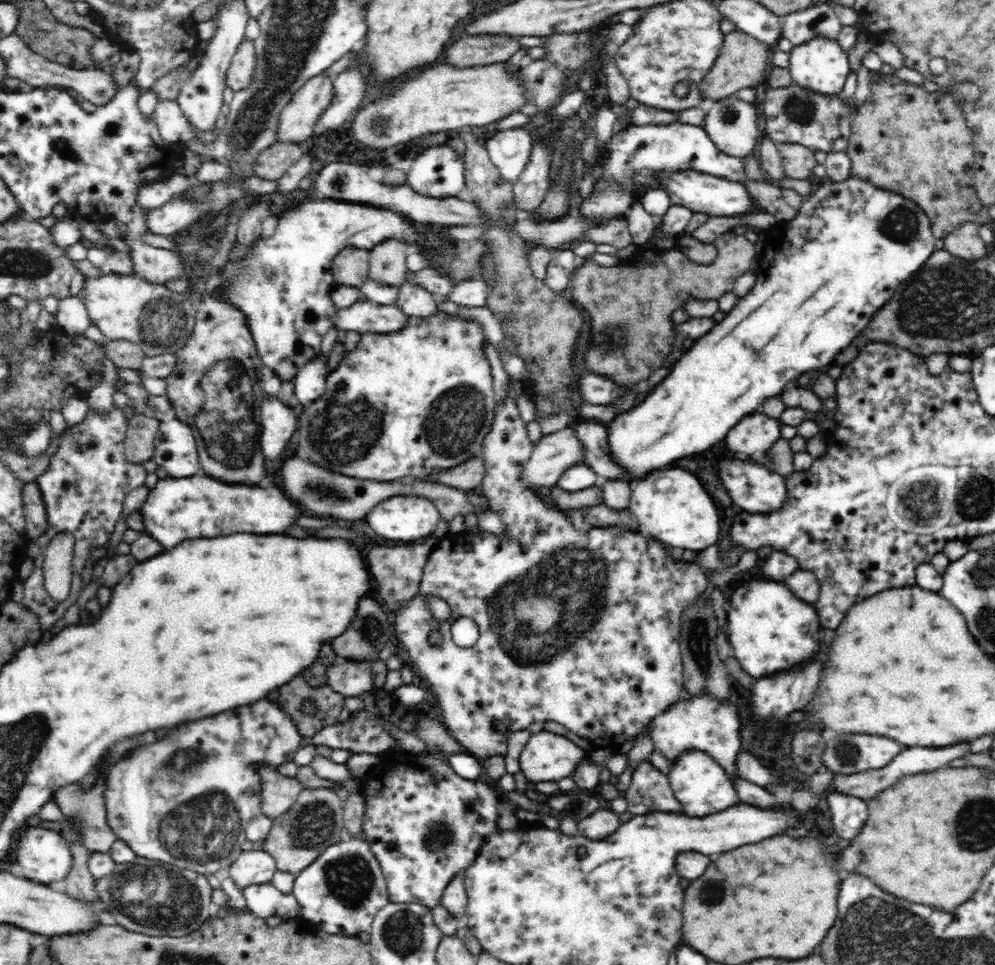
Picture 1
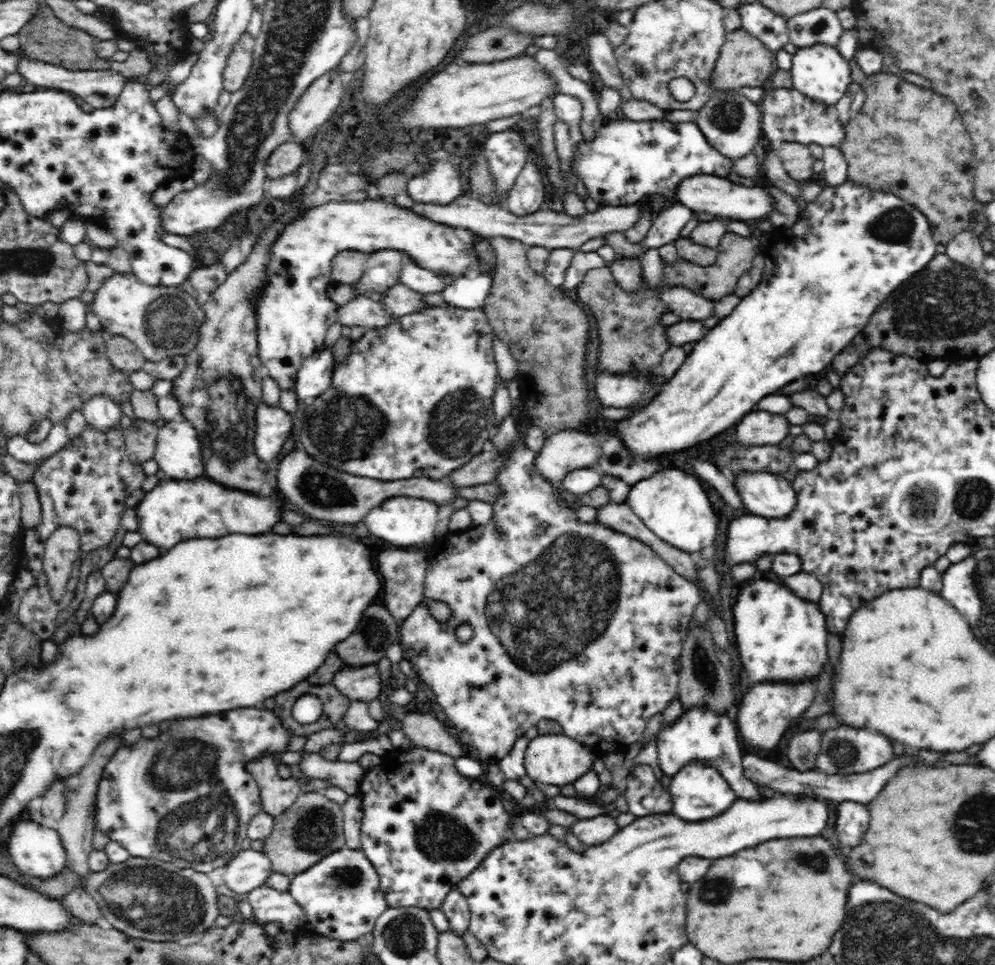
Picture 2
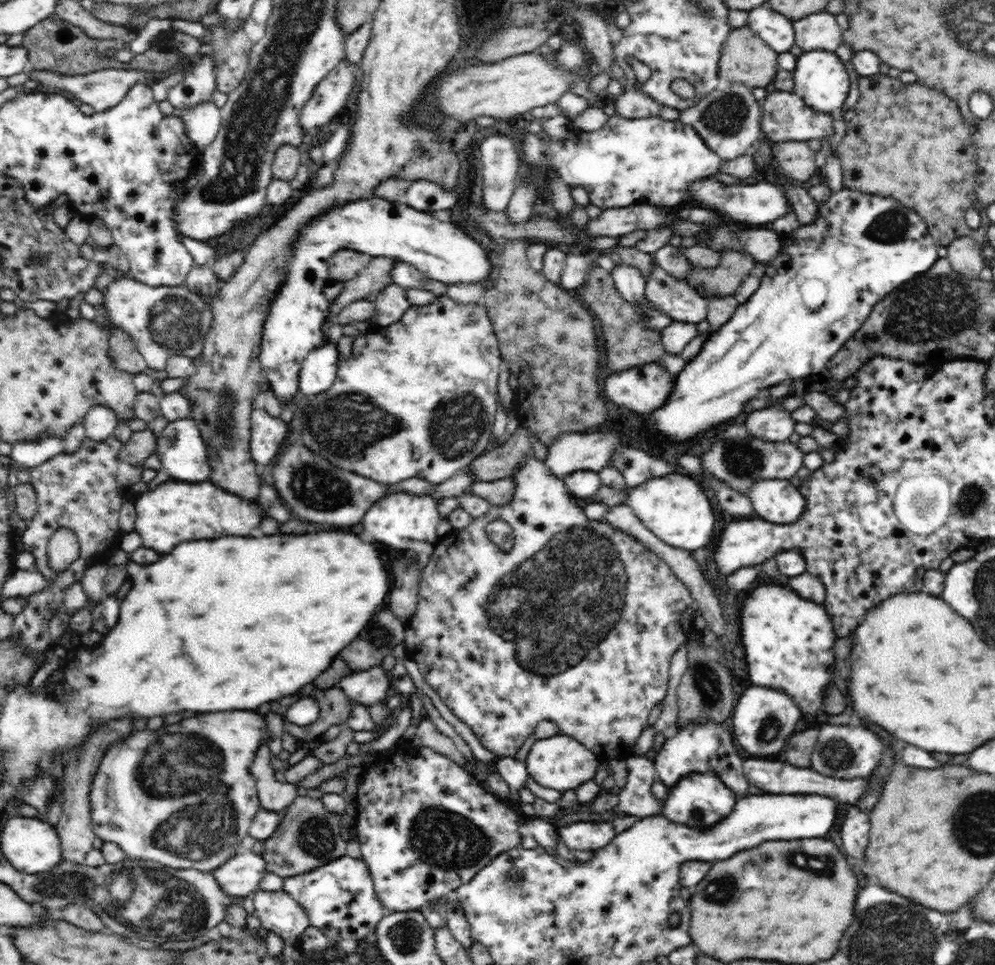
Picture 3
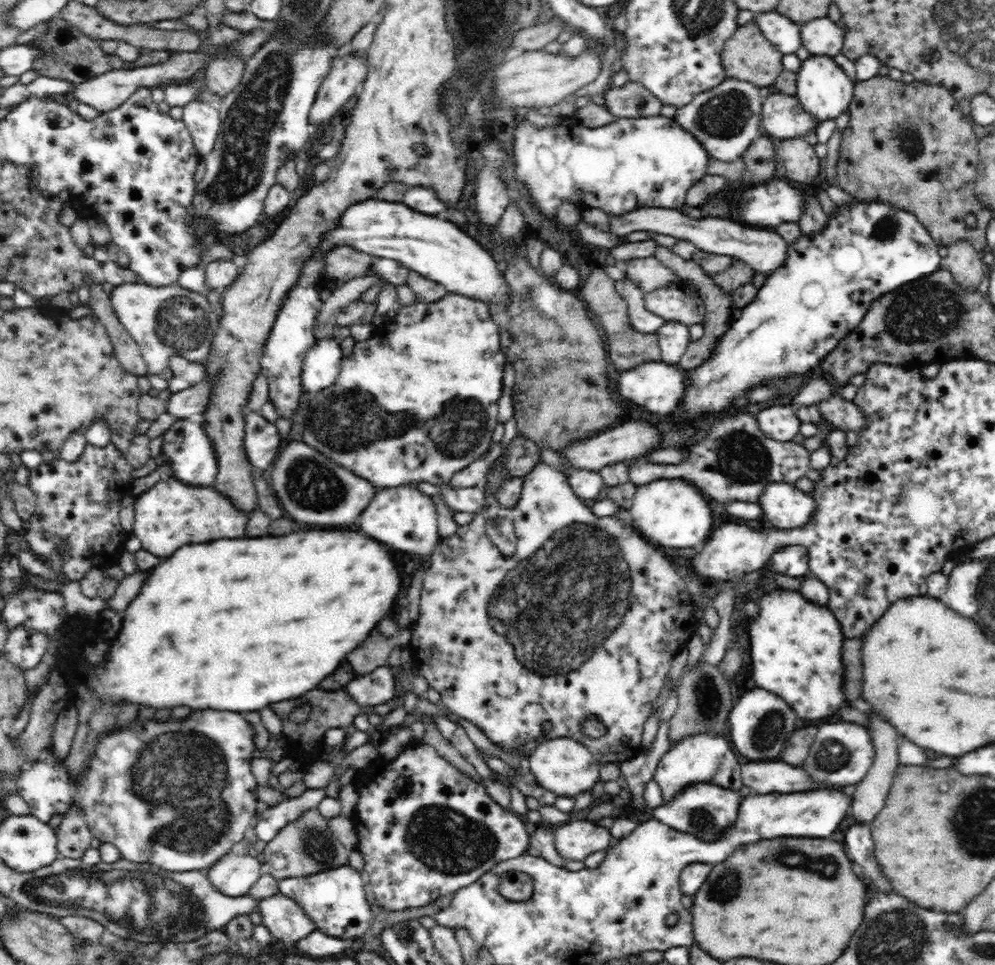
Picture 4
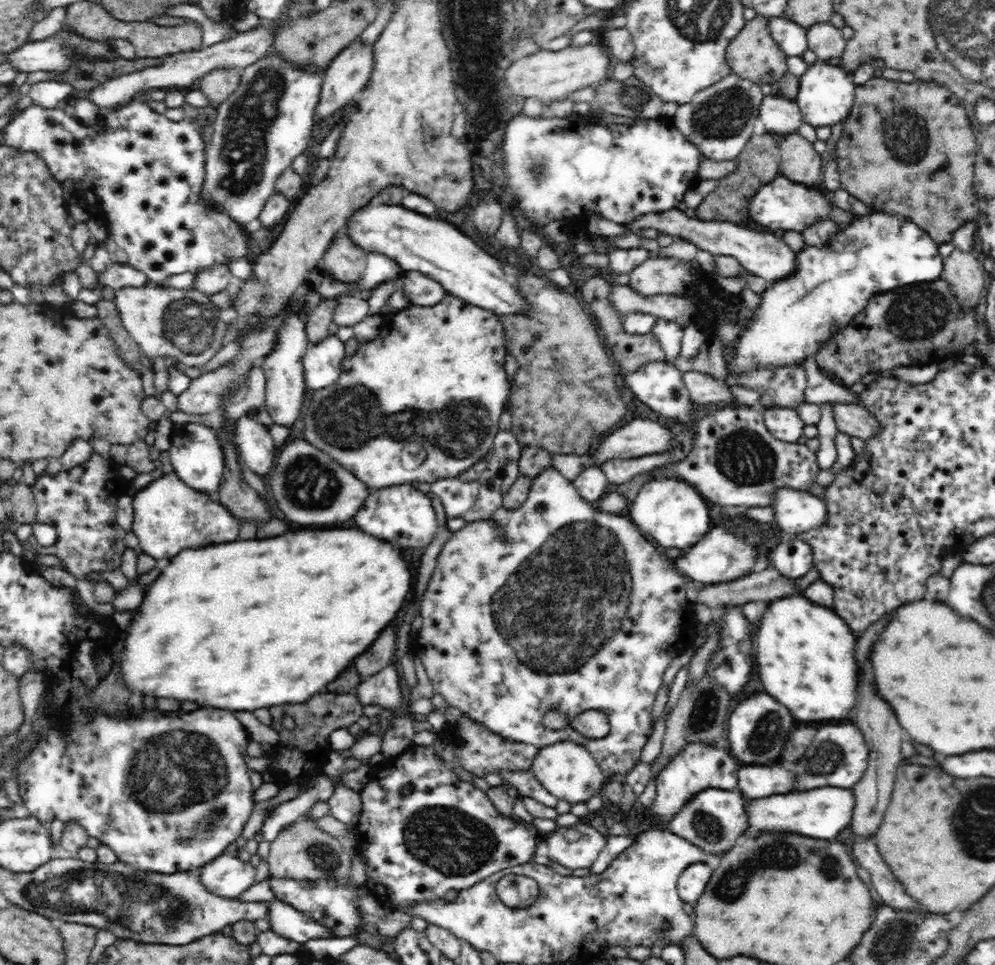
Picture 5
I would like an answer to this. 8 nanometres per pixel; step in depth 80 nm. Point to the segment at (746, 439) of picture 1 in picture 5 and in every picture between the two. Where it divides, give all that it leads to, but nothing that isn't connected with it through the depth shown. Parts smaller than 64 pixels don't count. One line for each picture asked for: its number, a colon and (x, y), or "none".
2: (760, 428)
3: (775, 424)
4: (779, 422)
5: (785, 424)

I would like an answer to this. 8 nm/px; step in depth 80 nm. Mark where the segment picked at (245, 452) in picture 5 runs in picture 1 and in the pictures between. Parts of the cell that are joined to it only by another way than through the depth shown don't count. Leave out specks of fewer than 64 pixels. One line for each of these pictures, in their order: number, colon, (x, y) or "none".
1: (277, 421)
2: (273, 425)
3: (267, 433)
4: (261, 439)

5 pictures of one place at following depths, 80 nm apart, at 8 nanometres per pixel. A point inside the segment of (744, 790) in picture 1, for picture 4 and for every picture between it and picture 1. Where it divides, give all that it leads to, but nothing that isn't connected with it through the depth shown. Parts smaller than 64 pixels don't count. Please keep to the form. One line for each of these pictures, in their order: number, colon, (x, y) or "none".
2: (700, 735)
3: (707, 747)
4: (700, 758)

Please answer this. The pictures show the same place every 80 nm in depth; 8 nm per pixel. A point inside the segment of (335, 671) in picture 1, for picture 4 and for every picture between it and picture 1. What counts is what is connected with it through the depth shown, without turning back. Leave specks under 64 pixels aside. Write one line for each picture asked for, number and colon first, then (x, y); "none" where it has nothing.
2: (363, 683)
3: (371, 686)
4: (377, 687)

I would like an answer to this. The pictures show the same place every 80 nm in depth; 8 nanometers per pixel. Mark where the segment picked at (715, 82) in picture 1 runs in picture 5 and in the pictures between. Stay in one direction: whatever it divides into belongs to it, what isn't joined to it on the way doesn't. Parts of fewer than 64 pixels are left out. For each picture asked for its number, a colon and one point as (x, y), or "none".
2: (744, 61)
3: (746, 59)
4: (748, 55)
5: (753, 54)

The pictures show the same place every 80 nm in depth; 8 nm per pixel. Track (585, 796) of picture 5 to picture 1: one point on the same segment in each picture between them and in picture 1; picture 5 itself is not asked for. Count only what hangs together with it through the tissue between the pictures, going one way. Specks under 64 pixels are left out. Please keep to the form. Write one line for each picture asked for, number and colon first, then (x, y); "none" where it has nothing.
1: (547, 757)
2: (558, 760)
3: (559, 762)
4: (564, 766)

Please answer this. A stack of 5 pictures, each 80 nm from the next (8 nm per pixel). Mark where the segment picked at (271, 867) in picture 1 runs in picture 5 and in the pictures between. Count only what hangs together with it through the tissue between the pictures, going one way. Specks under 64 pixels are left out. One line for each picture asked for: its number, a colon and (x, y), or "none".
2: (250, 868)
3: (240, 875)
4: (234, 875)
5: (227, 877)

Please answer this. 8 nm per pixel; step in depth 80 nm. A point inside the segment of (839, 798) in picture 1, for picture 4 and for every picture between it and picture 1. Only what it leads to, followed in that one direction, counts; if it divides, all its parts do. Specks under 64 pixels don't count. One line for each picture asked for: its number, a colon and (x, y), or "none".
2: (853, 818)
3: (855, 834)
4: (858, 840)

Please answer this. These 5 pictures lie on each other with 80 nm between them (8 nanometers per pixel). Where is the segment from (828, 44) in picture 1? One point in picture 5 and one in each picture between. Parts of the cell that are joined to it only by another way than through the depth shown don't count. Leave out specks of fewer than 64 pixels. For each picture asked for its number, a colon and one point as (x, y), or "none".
2: (819, 72)
3: (821, 80)
4: (824, 90)
5: (826, 94)

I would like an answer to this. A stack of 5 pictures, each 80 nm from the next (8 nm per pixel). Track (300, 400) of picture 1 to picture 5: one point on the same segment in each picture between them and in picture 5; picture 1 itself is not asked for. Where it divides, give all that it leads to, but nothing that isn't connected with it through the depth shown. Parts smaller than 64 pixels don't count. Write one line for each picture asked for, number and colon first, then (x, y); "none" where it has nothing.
2: (314, 377)
3: (318, 371)
4: (320, 369)
5: (322, 366)

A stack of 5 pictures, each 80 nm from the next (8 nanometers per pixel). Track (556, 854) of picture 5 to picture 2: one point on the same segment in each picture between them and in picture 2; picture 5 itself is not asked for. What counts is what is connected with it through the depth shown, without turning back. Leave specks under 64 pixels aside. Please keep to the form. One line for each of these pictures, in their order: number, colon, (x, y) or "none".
2: (591, 832)
3: (578, 836)
4: (576, 840)

